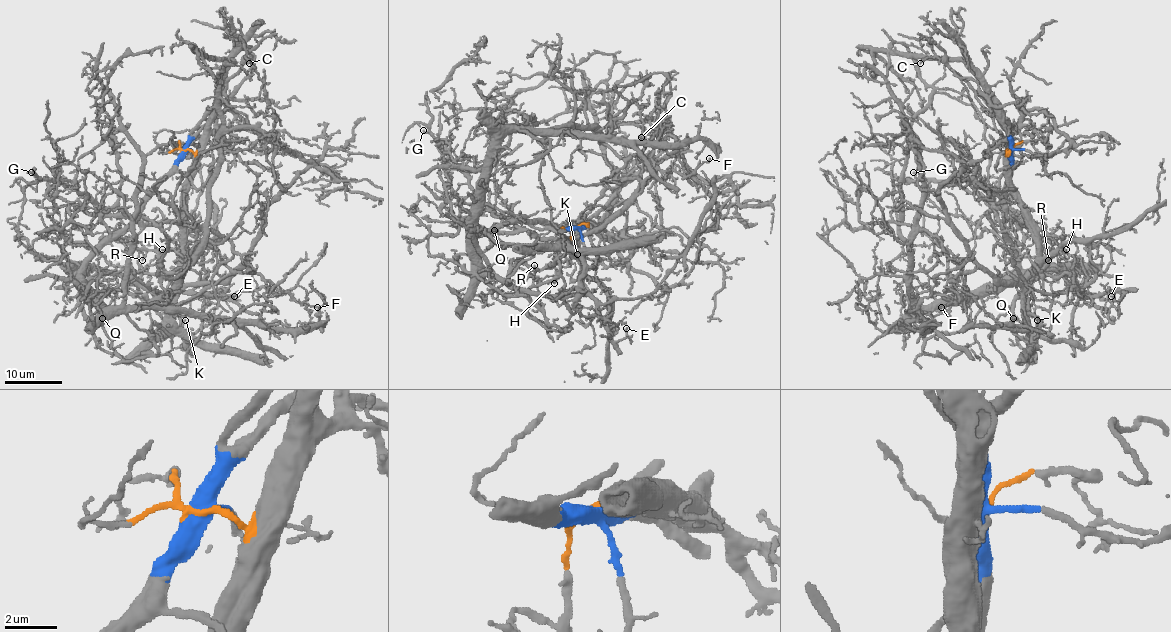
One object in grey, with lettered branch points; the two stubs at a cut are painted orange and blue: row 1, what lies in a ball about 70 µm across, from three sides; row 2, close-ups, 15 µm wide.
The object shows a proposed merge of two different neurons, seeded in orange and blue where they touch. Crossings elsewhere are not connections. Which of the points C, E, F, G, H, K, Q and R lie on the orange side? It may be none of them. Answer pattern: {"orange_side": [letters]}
{"orange_side": ["F", "G", "H", "K", "R"]}

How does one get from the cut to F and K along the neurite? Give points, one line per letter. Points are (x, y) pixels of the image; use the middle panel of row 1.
F: (575, 228), (587, 223), (580, 230), (577, 253), (575, 239), (602, 229), (657, 170), (688, 176), (710, 157)
K: (575, 228), (587, 223), (580, 230), (574, 253), (565, 242), (577, 255)

